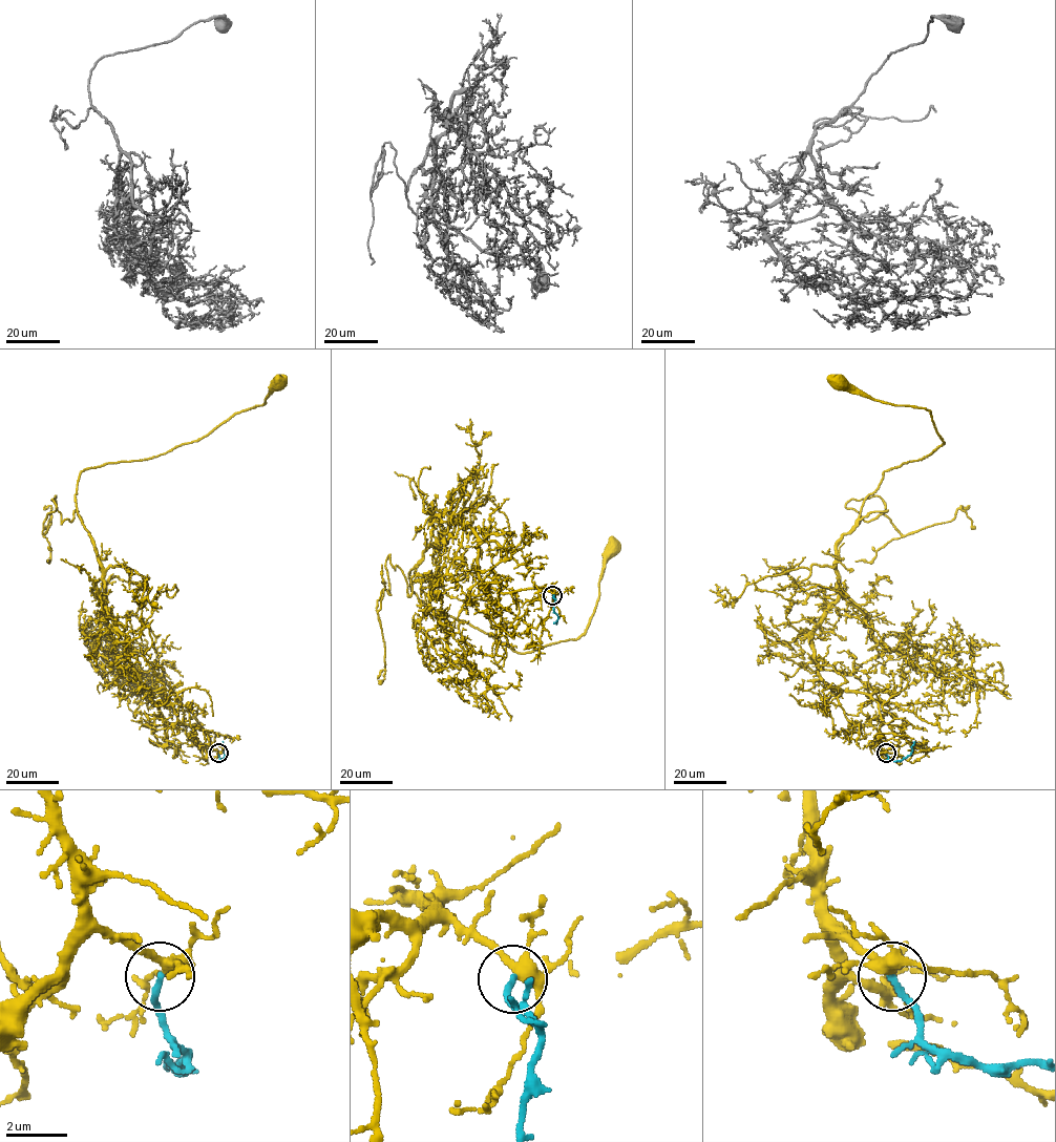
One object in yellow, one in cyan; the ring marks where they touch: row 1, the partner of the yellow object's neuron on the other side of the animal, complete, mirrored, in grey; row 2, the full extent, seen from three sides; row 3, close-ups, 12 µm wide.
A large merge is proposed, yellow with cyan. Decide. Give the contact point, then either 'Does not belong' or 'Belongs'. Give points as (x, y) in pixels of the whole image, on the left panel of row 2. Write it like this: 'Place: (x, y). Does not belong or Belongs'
Place: (218, 753). Belongs

